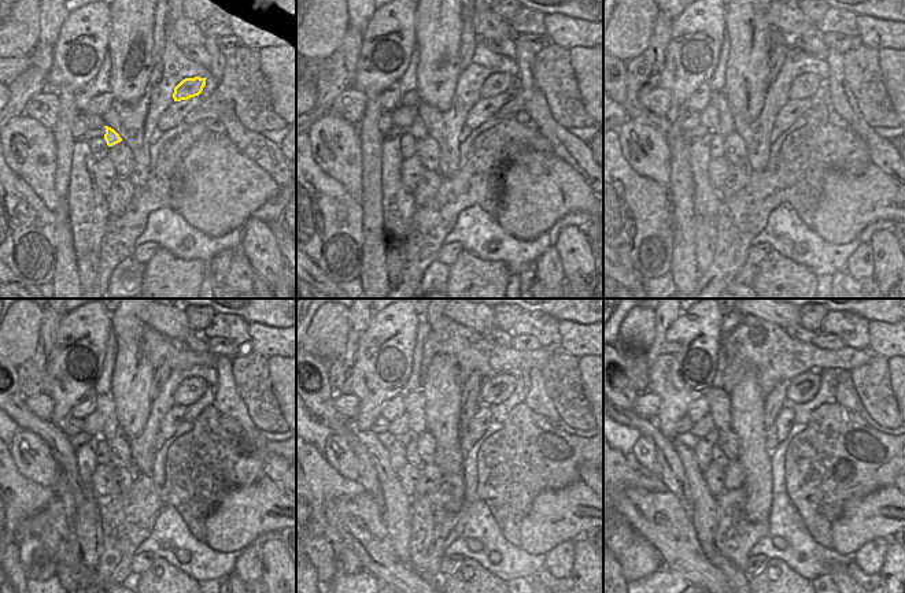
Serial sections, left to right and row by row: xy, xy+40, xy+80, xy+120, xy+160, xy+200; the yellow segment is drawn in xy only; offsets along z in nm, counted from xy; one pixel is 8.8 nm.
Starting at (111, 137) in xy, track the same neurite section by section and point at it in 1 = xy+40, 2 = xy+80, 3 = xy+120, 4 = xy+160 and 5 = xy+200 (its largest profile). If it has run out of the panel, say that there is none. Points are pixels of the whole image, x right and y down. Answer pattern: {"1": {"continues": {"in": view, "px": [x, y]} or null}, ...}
{"1": {"continues": {"in": "xy+40", "px": [417, 129]}}, "2": {"continues": {"in": "xy+80", "px": [726, 126]}}, "3": {"continues": {"in": "xy+120", "px": [104, 404]}}, "4": {"continues": {"in": "xy+160", "px": [413, 401]}}, "5": {"continues": {"in": "xy+200", "px": [719, 400]}}}

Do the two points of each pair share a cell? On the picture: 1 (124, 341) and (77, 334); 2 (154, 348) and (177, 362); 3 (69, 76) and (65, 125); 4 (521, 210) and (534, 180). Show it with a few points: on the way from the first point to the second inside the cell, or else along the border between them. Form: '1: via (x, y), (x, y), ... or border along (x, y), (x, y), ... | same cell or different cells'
1: border along (110, 312), (113, 329) | different cells
2: via (159, 349), (165, 349), (172, 356) | same cell
3: border along (51, 89), (70, 89), (73, 92) | different cells
4: via (528, 203), (534, 197), (534, 186) | same cell

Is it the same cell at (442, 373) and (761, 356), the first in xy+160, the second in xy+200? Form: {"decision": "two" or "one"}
{"decision": "two"}

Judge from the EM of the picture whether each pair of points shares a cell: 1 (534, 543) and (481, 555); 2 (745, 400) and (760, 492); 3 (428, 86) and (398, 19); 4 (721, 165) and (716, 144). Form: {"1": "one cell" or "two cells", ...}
{"1": "two cells", "2": "one cell", "3": "two cells", "4": "two cells"}

